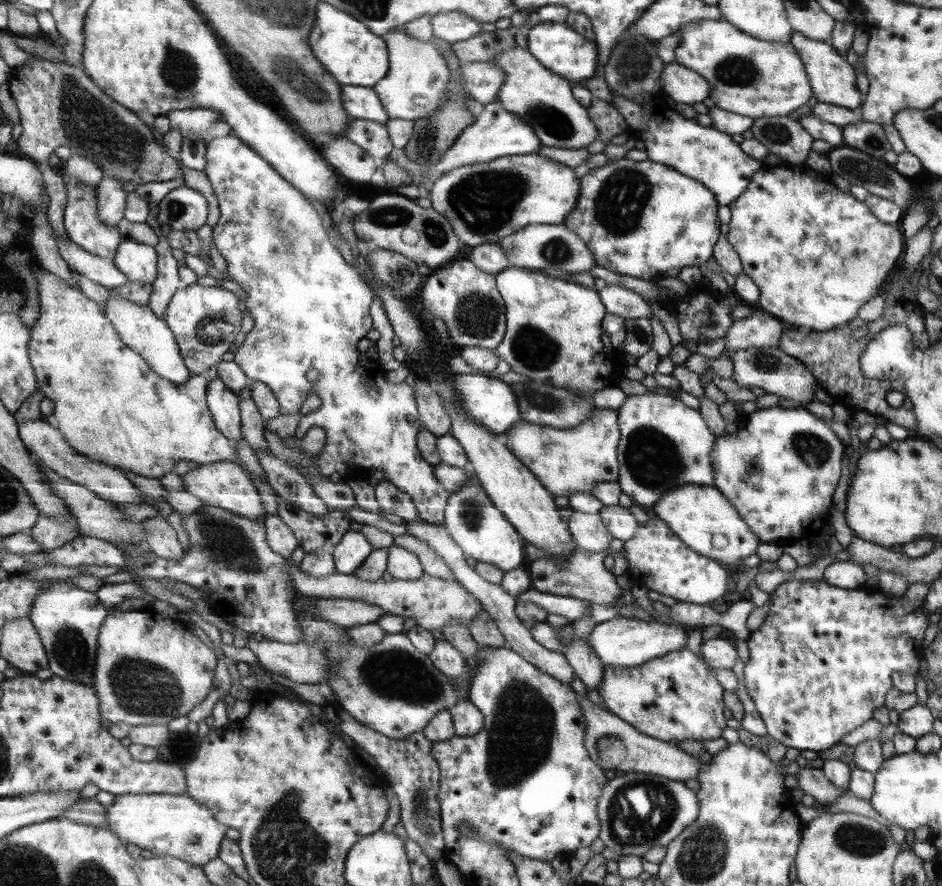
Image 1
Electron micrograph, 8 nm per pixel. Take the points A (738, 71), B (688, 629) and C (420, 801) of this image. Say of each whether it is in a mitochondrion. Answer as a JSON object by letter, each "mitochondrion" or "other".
{"A":"mitochondrion","B":"other","C":"mitochondrion"}

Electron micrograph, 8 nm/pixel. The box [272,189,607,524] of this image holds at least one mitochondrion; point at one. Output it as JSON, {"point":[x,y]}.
{"point":[478,313]}

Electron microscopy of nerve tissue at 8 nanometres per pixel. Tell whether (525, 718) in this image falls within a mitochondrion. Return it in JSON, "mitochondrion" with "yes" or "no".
{"mitochondrion":"yes"}

